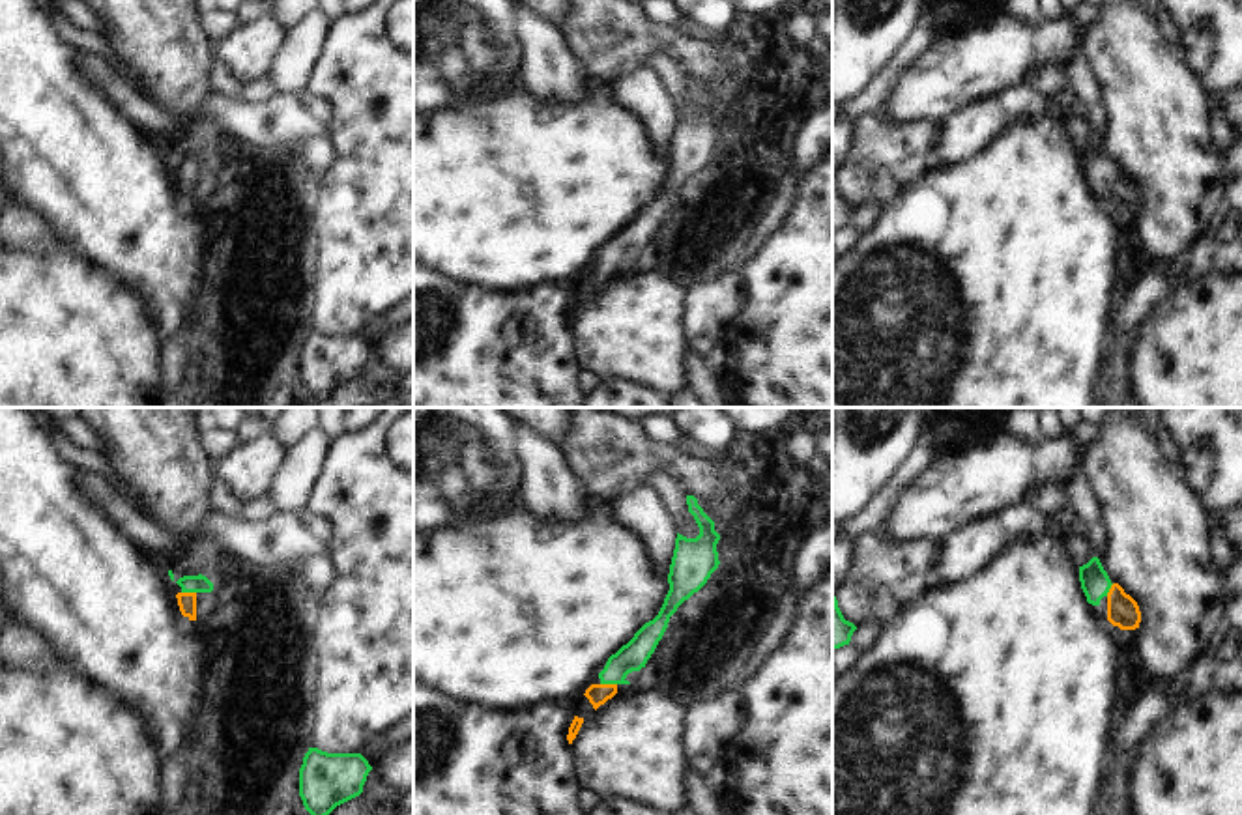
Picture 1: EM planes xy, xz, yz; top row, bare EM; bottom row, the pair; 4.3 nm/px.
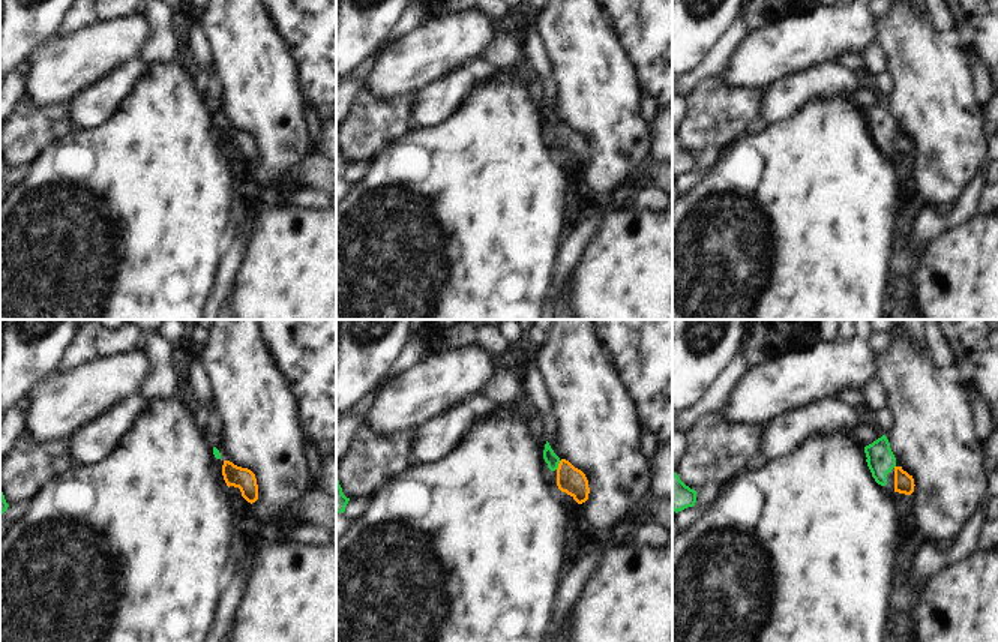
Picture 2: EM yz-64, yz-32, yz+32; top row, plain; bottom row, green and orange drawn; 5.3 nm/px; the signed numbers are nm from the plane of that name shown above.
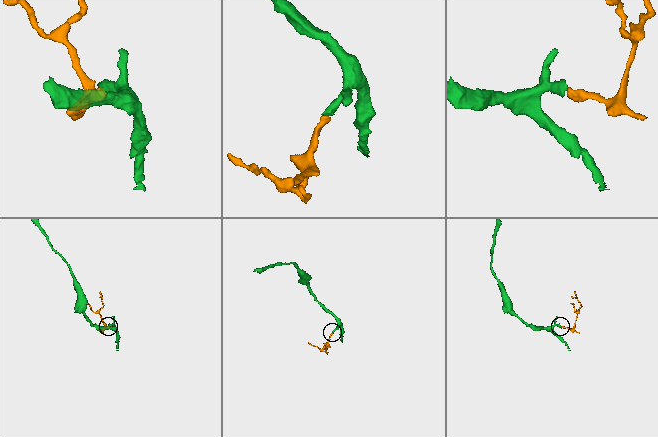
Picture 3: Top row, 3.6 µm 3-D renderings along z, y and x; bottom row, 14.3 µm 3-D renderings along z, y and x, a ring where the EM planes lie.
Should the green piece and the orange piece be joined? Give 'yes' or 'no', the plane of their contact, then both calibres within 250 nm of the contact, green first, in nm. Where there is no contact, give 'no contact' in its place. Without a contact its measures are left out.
yes; contact in xz; calibres 120 and 90 nm

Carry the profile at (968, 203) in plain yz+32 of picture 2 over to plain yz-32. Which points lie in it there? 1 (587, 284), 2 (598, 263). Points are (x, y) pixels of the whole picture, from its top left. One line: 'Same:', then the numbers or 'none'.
Same: none

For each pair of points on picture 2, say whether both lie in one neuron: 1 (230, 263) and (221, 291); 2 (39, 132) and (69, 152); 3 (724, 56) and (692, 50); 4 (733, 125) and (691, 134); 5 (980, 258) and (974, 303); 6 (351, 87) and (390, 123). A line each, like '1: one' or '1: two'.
1: one
2: two
3: two
4: one
5: one
6: two

